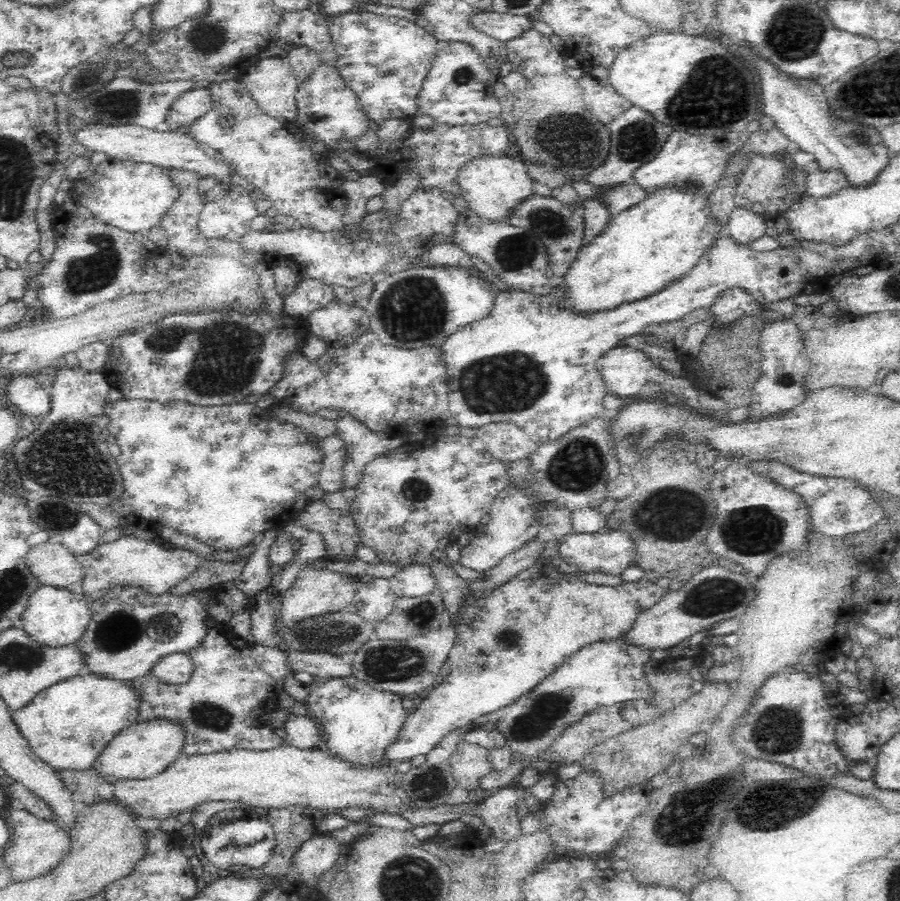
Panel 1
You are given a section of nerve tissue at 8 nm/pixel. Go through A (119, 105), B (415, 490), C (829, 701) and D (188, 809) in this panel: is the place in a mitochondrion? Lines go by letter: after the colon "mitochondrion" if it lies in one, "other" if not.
A: mitochondrion
B: mitochondrion
C: other
D: other

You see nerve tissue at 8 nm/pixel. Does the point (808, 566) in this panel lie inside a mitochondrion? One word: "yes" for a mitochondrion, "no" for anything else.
no

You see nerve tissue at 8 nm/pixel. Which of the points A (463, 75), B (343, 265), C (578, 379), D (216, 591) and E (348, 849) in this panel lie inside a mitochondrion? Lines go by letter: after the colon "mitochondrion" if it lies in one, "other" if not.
A: mitochondrion
B: other
C: other
D: other
E: other

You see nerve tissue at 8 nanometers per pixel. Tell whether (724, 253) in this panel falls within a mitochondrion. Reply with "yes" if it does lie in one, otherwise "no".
no

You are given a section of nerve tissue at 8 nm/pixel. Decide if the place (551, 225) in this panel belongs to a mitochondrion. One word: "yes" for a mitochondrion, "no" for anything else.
yes

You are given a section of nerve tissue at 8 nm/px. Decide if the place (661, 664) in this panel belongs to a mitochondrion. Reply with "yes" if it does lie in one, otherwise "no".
no

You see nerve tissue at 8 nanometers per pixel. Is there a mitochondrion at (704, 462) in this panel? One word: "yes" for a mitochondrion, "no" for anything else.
no

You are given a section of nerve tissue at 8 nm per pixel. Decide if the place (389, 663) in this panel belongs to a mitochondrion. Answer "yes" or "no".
yes

